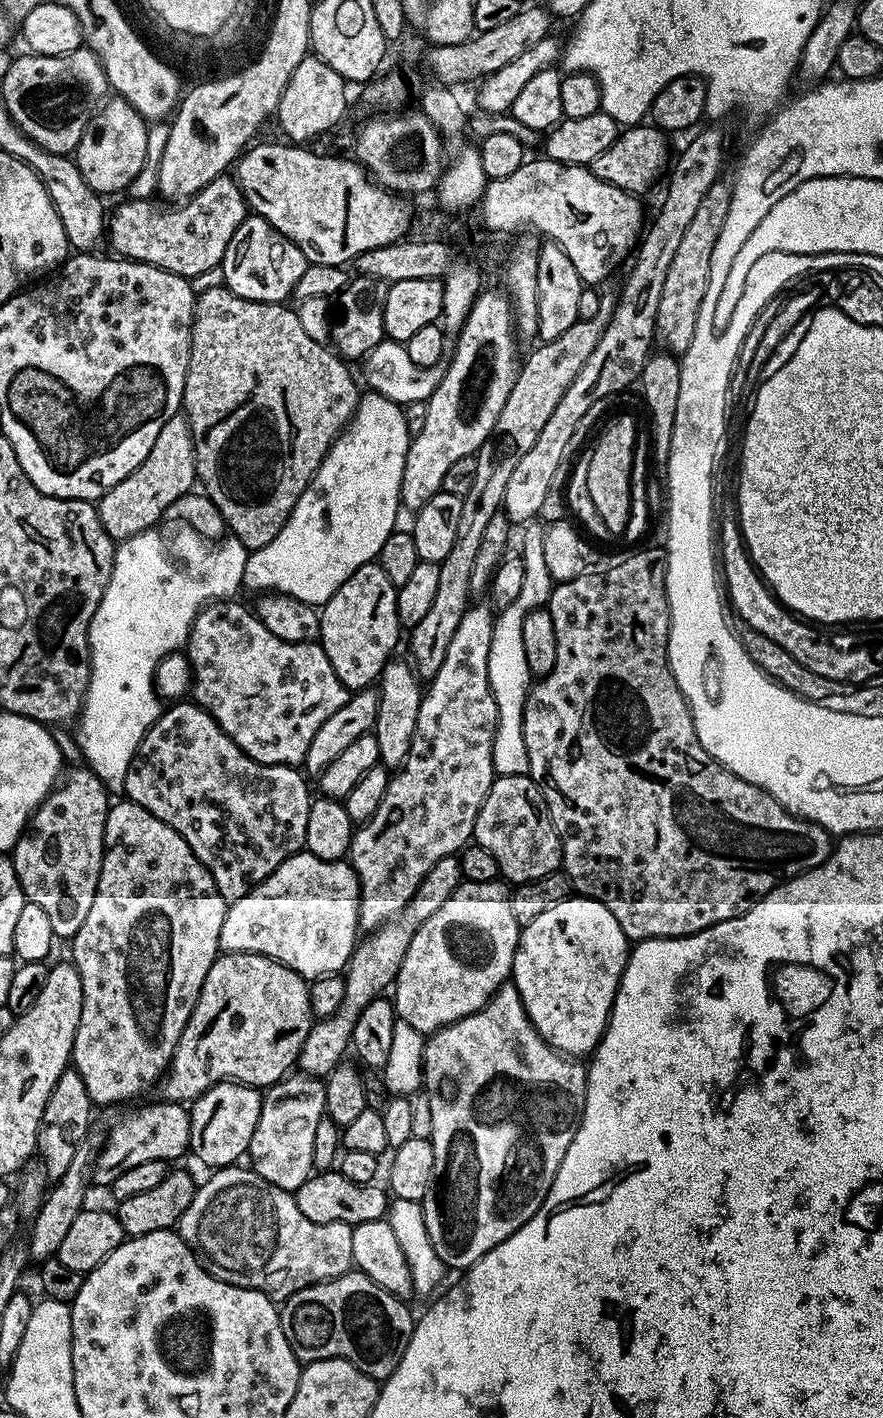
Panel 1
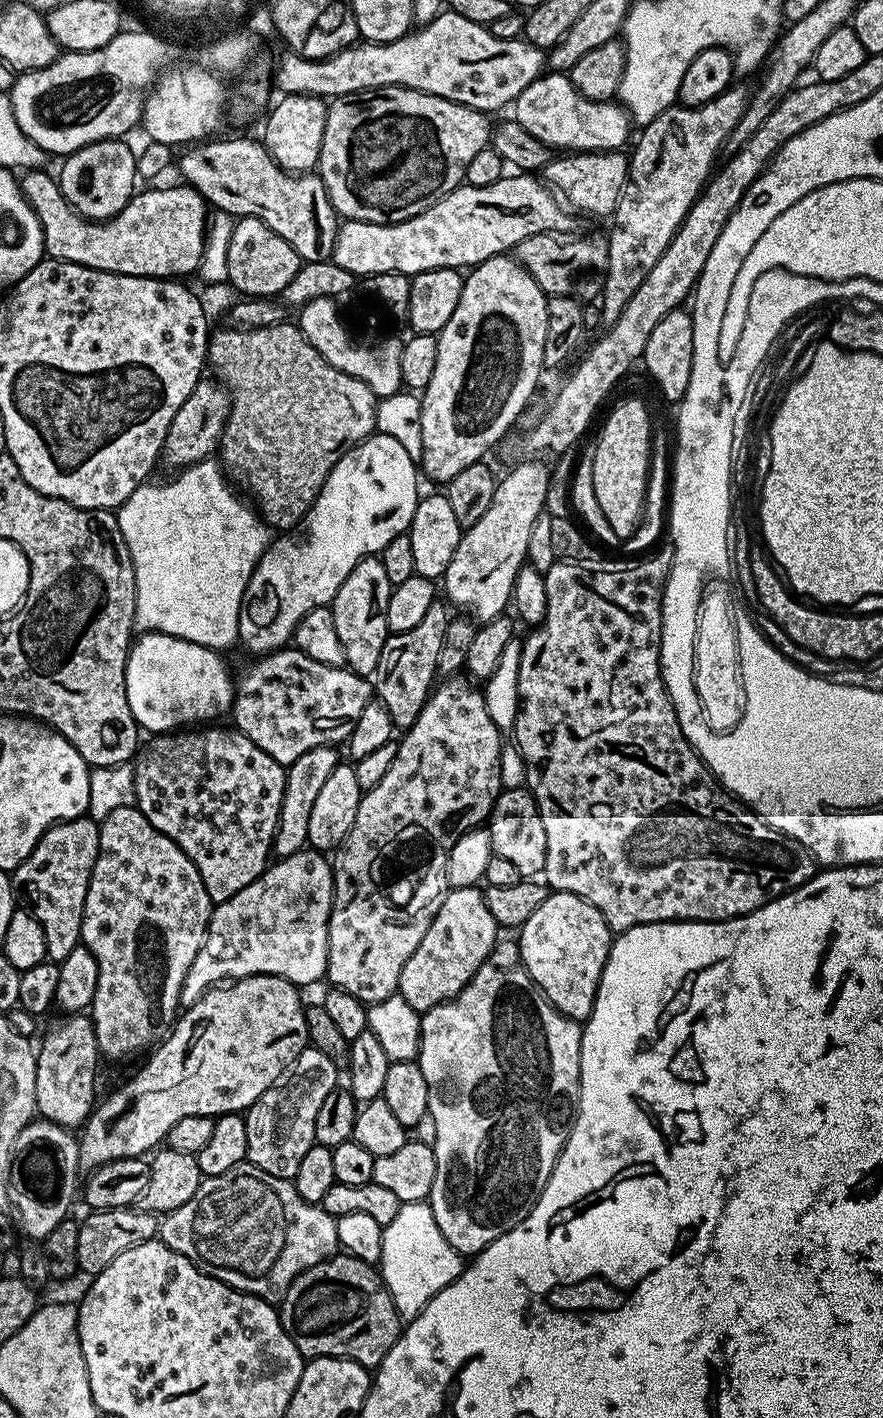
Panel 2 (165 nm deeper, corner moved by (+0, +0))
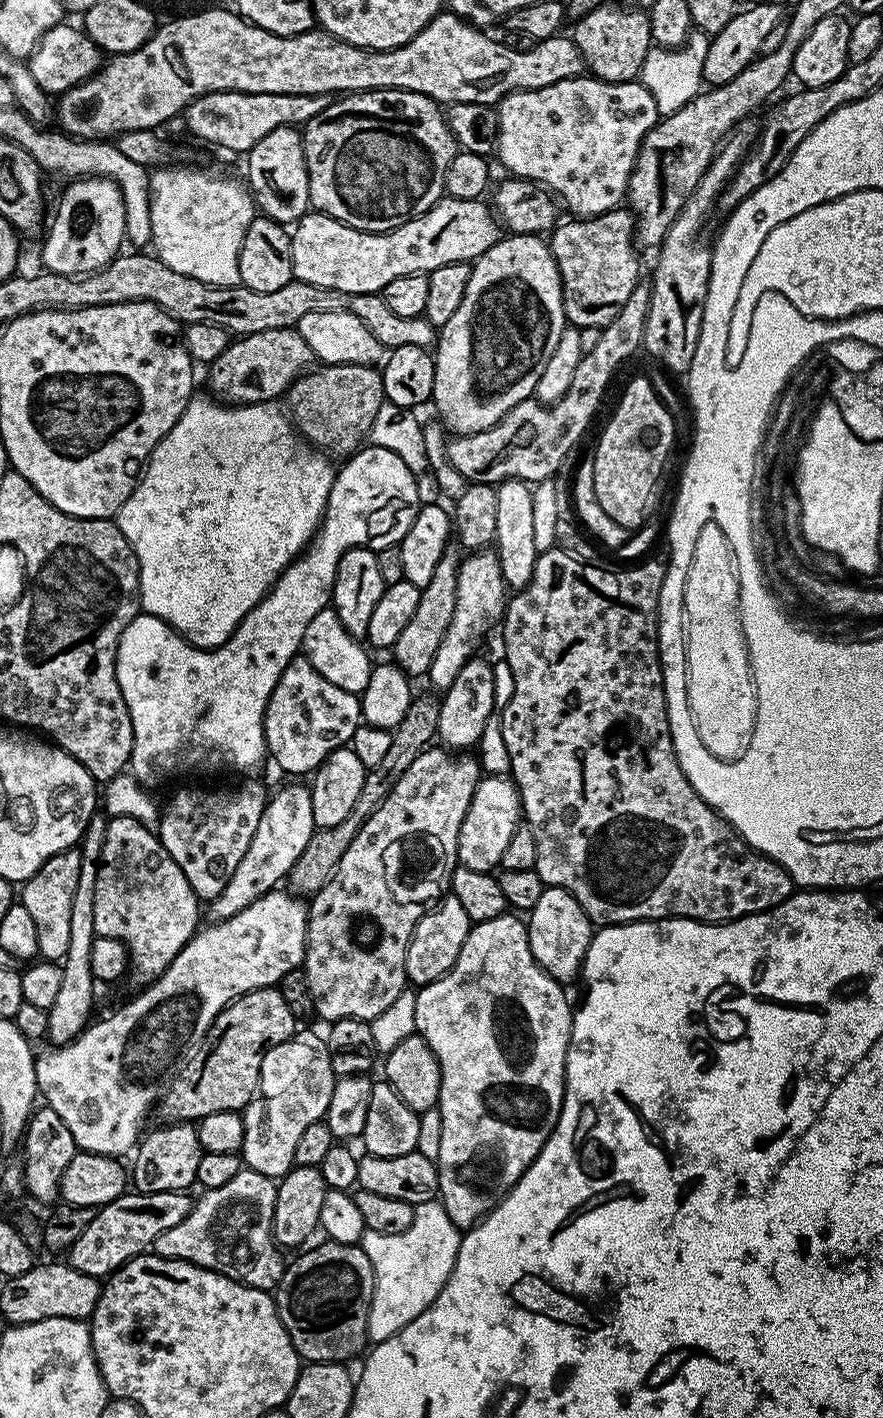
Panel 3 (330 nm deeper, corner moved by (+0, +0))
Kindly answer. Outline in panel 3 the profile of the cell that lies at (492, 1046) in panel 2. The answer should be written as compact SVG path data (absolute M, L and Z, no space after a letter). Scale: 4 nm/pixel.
M505 914L498 918L490 918L481 924L473 924L472 929L468 931L468 937L462 950L458 950L458 958L451 970L439 976L434 982L423 985L416 992L416 1001L414 1002L416 1030L430 1046L430 1050L434 1050L434 1054L438 1058L438 1066L442 1070L442 1086L440 1087L440 1103L438 1105L442 1118L442 1146L438 1148L438 1158L435 1160L440 1173L438 1199L444 1205L446 1214L450 1214L456 1227L461 1230L467 1230L473 1224L479 1224L504 1199L505 1194L520 1181L524 1171L538 1158L542 1146L550 1138L550 1134L558 1122L564 1101L564 1067L570 1046L574 1011L573 1005L568 1005L568 996L564 992L567 992L565 985L541 970L534 954L530 954L528 925L516 914Z

